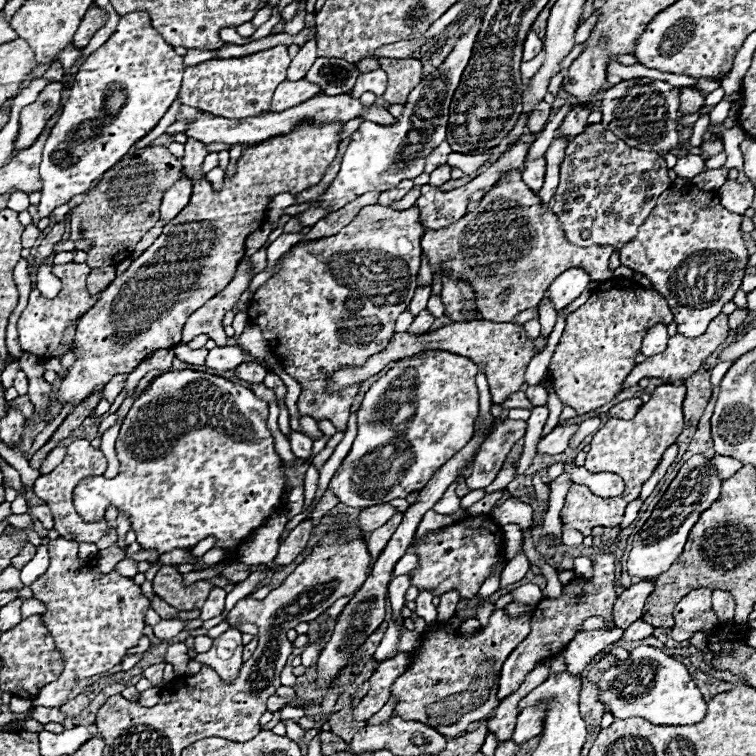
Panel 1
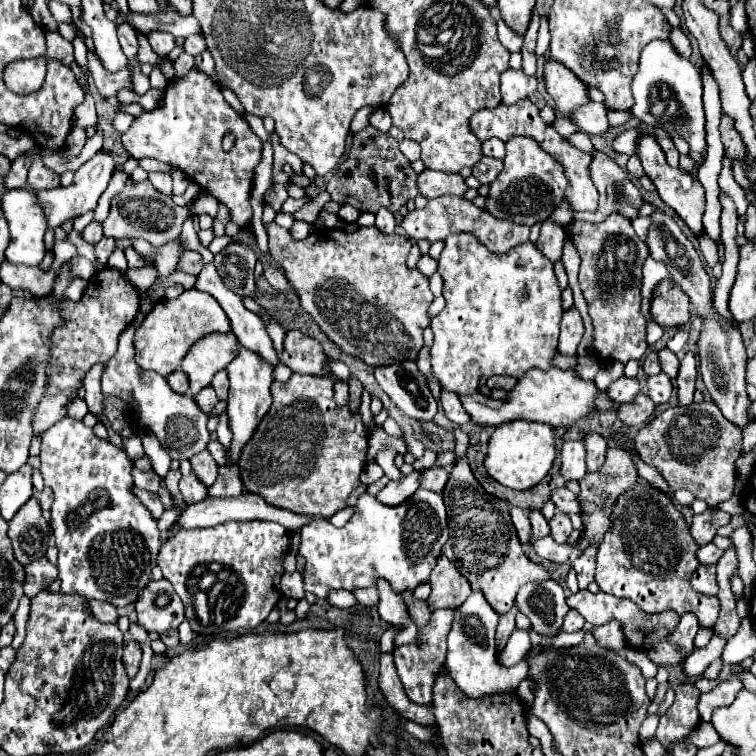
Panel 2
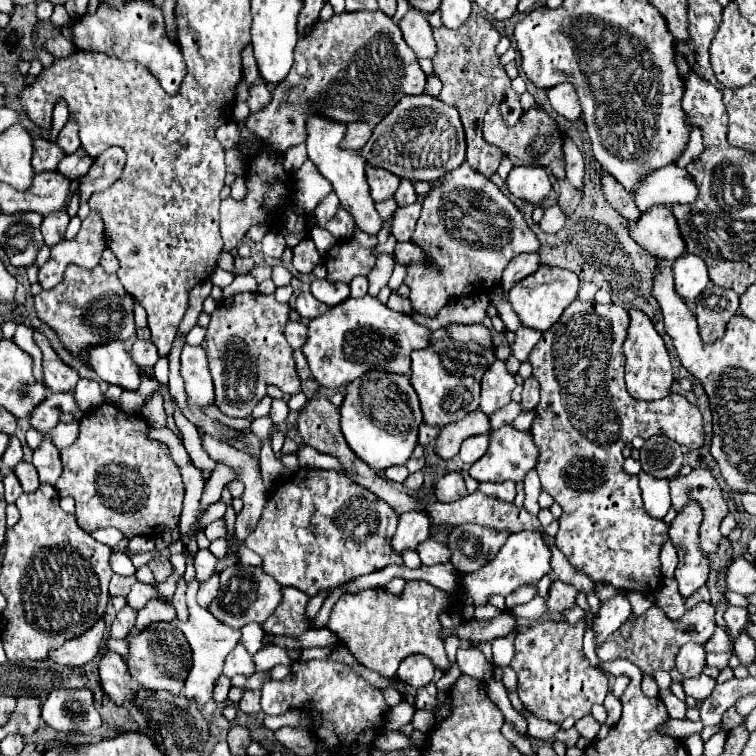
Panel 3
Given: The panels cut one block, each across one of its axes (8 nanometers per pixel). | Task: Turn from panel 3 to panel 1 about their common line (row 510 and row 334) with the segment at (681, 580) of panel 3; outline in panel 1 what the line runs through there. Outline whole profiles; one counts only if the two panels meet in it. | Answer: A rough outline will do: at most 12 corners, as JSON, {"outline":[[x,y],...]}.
{"outline":[[668,188],[618,250],[696,338],[748,248],[716,192]]}

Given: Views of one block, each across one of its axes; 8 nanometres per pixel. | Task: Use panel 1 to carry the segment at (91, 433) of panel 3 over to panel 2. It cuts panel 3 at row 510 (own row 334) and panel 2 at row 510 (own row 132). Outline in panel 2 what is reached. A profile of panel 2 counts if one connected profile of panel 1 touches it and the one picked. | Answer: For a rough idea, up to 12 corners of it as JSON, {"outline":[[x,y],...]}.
{"outline":[[328,376],[272,382],[238,458],[246,492],[330,518],[368,432]]}

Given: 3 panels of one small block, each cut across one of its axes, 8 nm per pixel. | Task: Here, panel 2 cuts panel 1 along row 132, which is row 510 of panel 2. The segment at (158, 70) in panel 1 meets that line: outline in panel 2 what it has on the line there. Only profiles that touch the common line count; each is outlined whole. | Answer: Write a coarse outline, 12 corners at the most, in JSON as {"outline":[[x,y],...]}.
{"outline":[[80,420],[42,436],[62,592],[120,608],[160,550],[132,460]]}

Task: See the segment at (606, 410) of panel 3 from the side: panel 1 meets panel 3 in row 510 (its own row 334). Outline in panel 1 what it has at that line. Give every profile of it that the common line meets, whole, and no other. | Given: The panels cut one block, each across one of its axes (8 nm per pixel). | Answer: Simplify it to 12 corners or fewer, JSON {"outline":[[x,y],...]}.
{"outline":[[601,283],[550,360],[578,416],[624,390],[644,334],[672,322],[652,288]]}

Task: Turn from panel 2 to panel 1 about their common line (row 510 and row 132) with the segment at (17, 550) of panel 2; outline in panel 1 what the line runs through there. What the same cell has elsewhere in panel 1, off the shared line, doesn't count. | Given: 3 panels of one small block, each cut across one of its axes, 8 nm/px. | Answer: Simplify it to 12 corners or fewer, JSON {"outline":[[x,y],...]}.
{"outline":[[50,82],[20,112],[14,150],[30,148],[60,110],[62,82]]}

